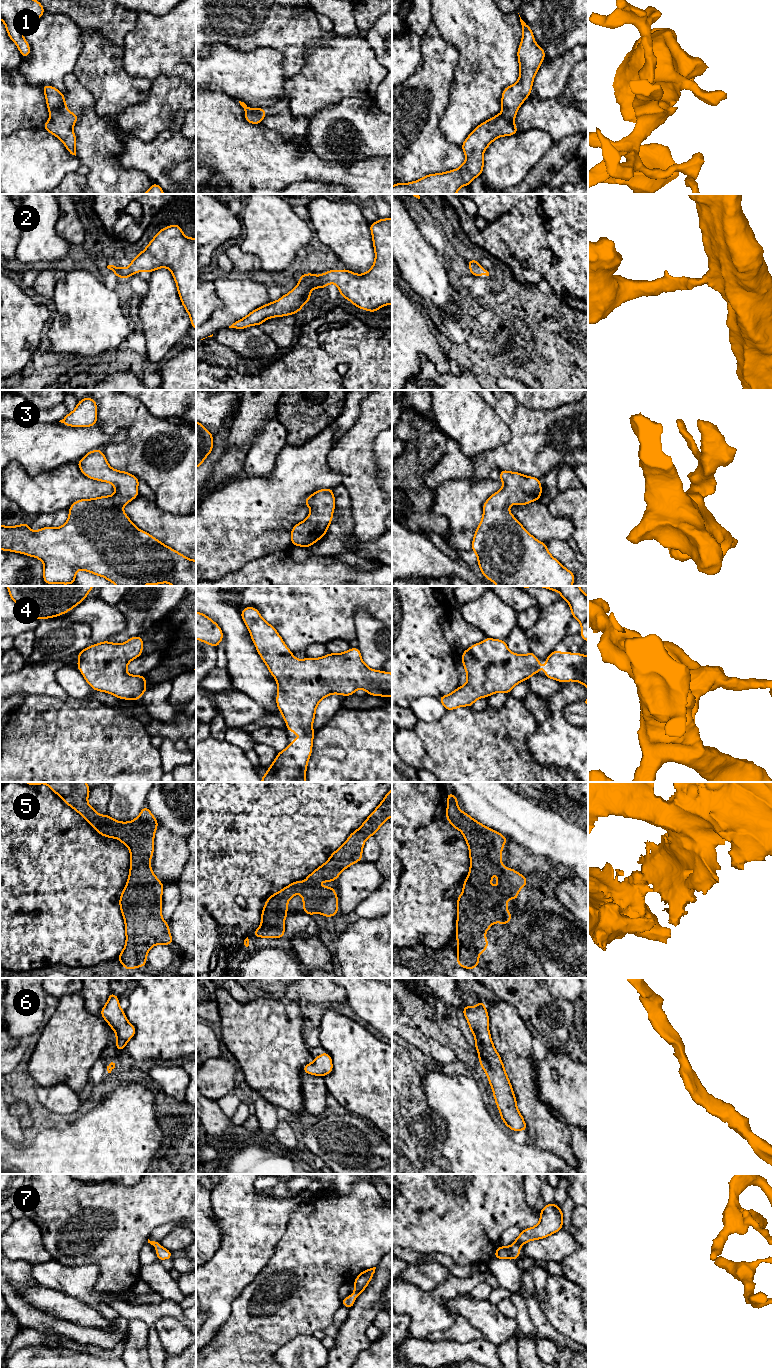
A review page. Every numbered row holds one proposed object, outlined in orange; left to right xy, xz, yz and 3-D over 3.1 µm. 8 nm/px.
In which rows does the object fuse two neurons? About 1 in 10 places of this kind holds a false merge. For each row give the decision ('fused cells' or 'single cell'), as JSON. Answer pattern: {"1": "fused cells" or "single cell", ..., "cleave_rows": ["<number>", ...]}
{"1": "single cell", "2": "single cell", "3": "single cell", "4": "single cell", "5": "single cell", "6": "single cell", "7": "single cell", "cleave_rows": []}

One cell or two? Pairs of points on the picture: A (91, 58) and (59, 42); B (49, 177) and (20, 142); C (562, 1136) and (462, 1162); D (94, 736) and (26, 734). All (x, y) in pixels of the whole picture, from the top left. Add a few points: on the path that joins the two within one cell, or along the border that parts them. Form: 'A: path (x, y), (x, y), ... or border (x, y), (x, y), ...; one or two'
A: border (82, 31), (82, 49), (71, 73); two
B: path (40, 168), (29, 157), (27, 151); one
C: border (532, 1144), (553, 1154); two
D: path (77, 736), (43, 736); one

